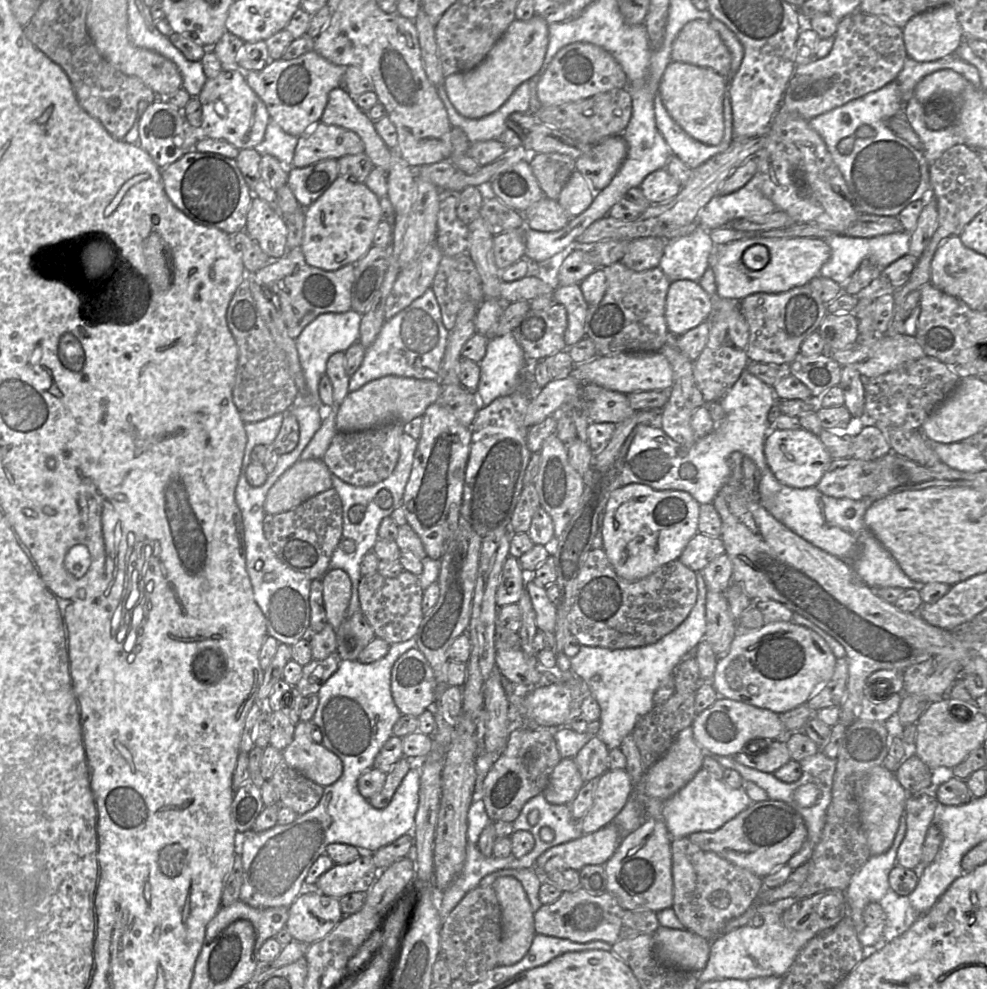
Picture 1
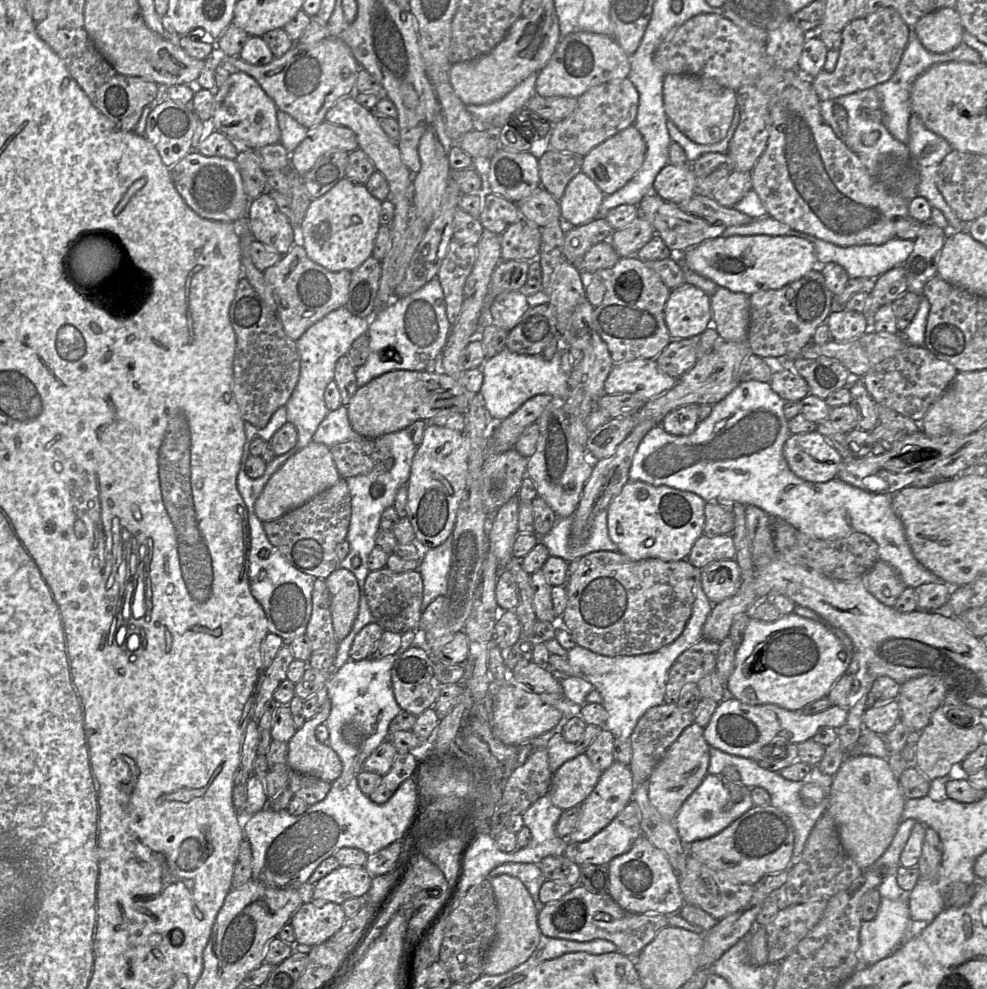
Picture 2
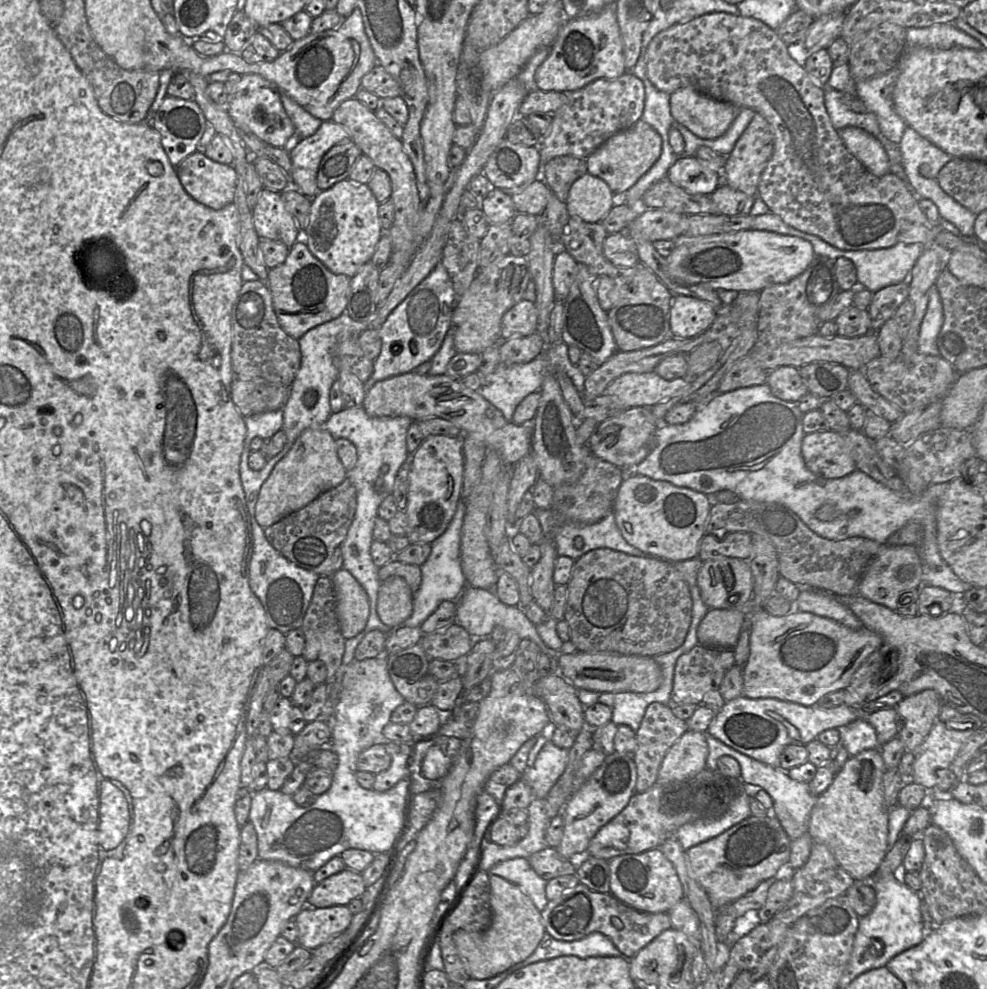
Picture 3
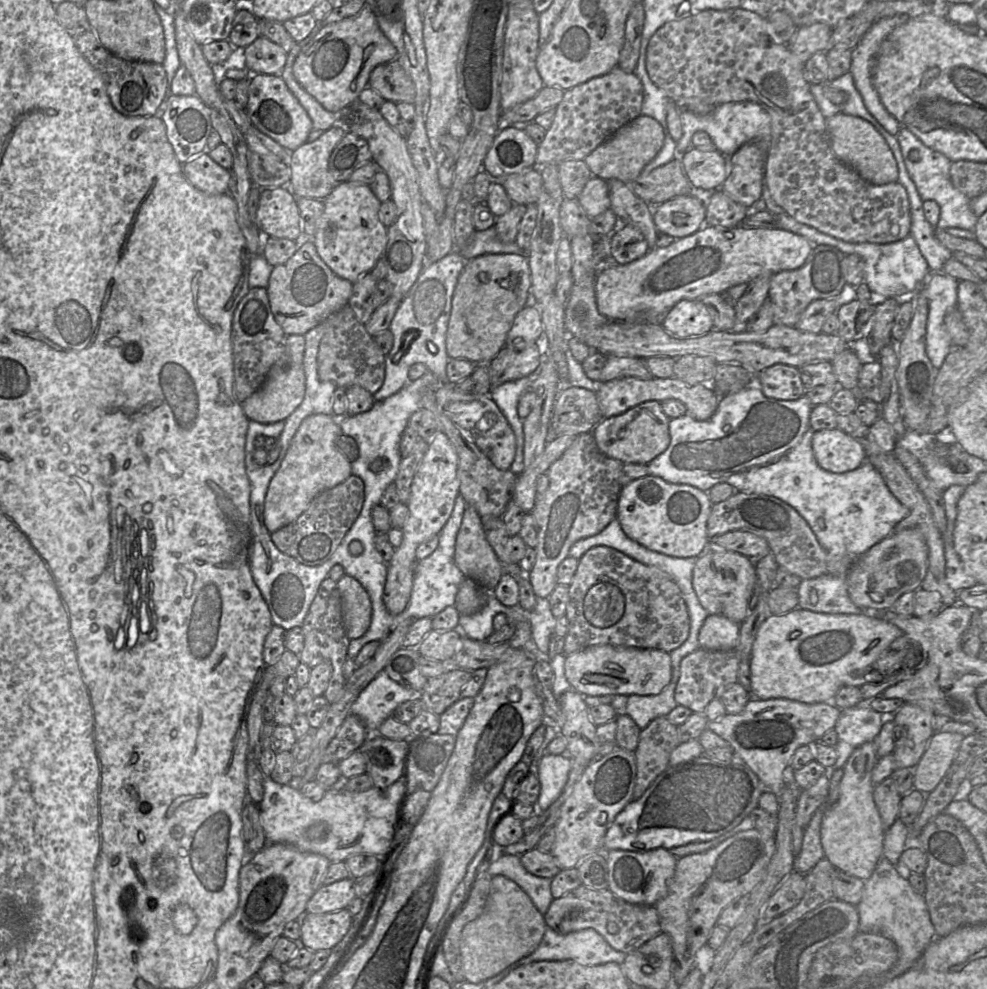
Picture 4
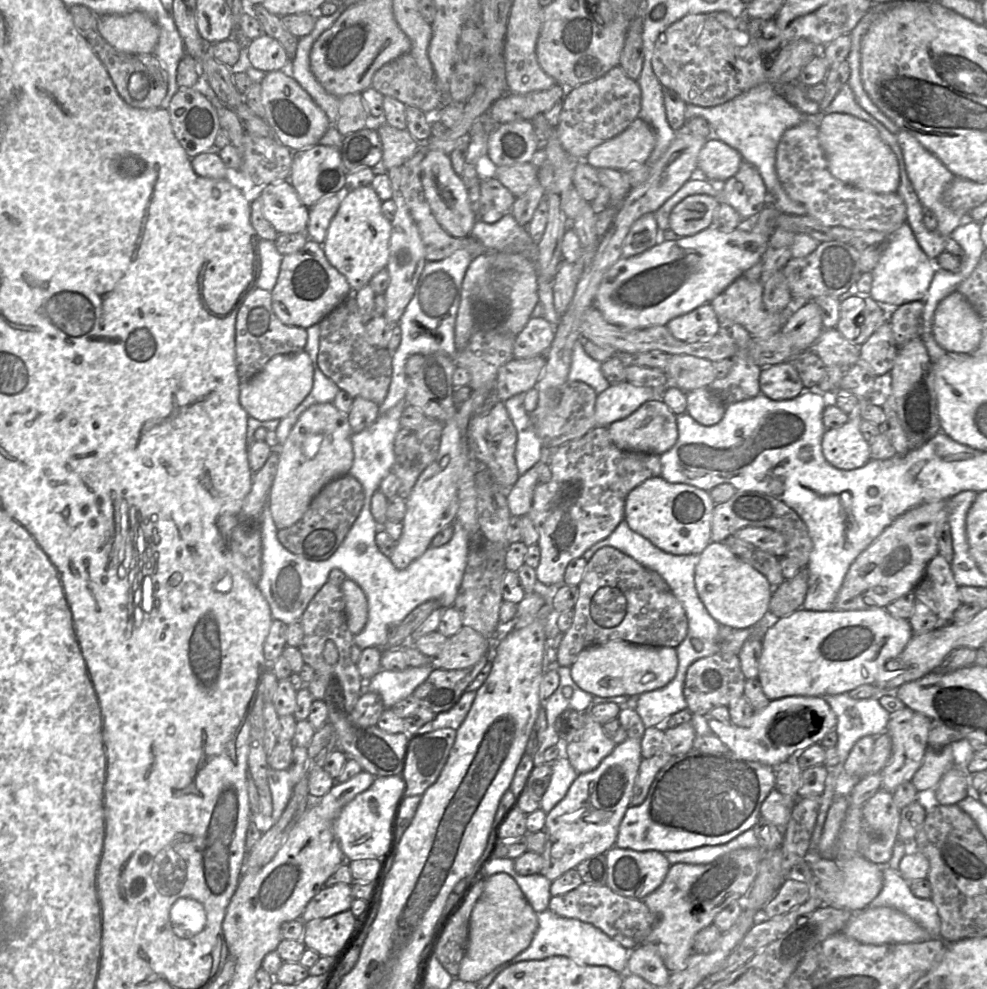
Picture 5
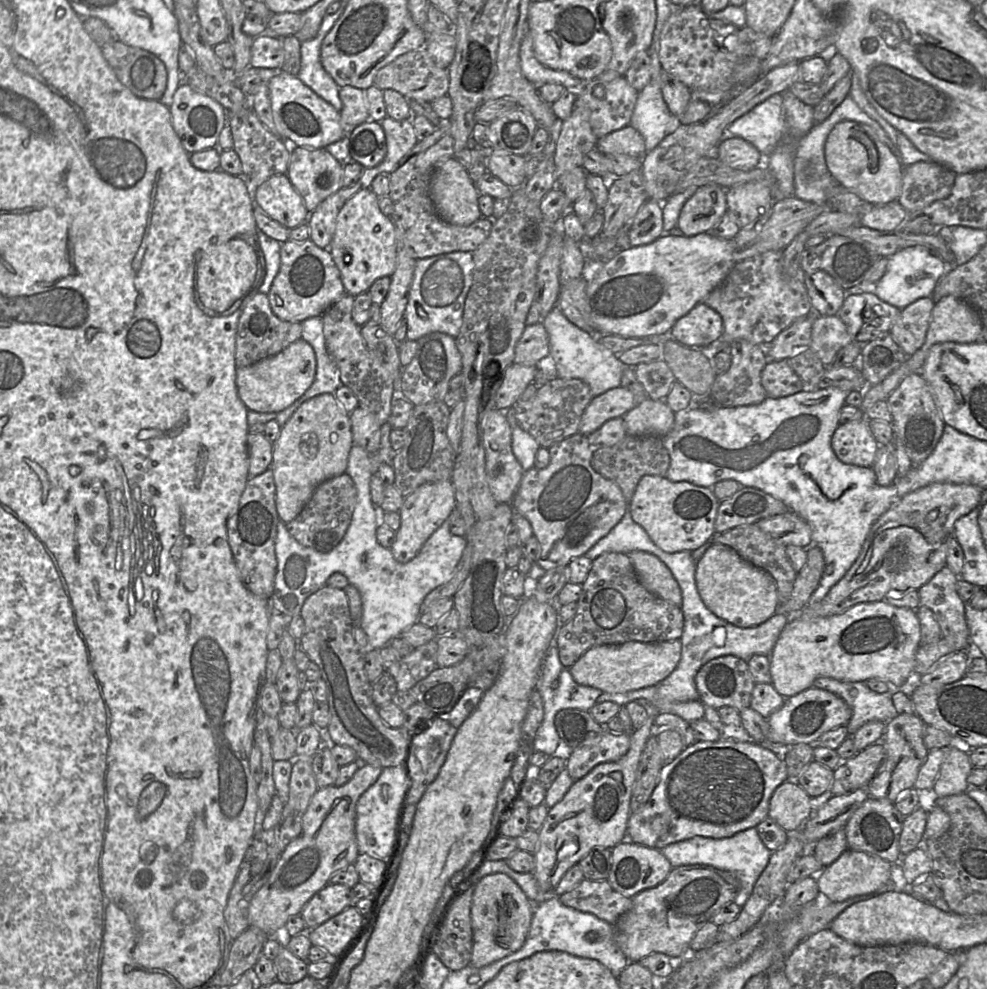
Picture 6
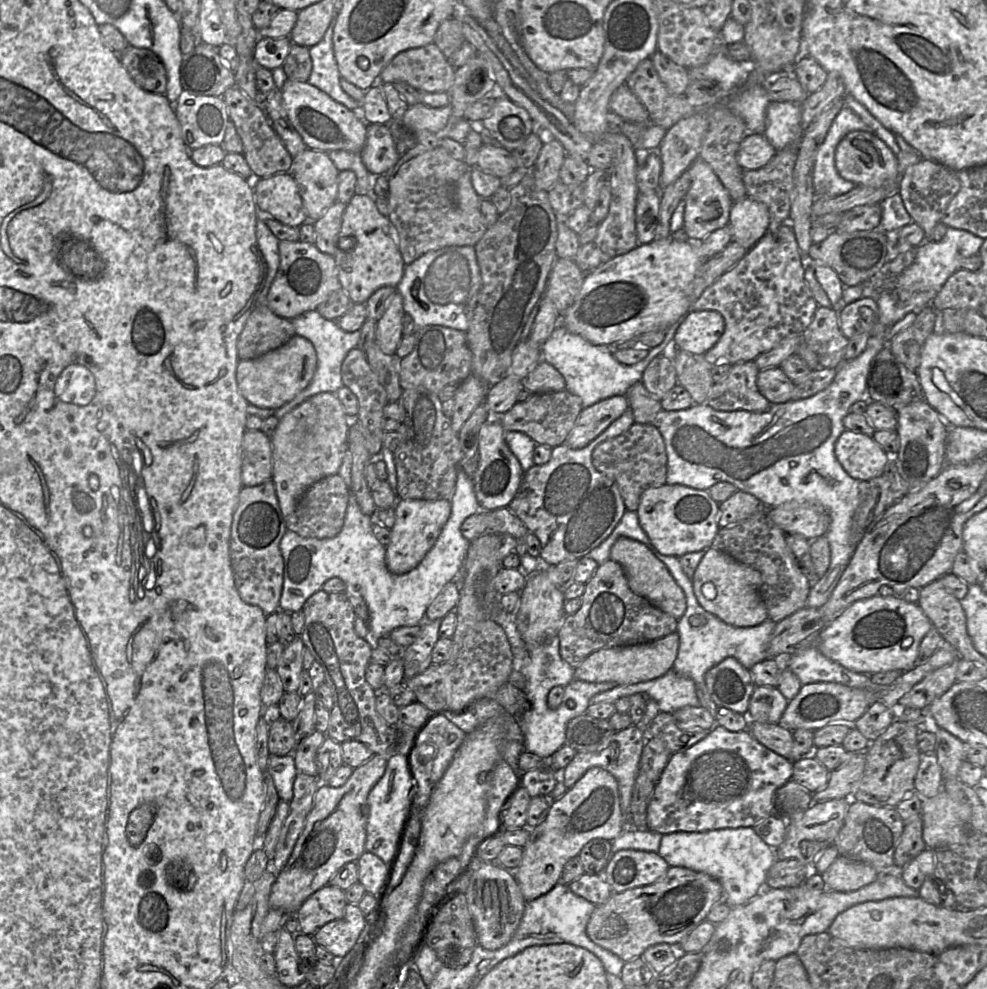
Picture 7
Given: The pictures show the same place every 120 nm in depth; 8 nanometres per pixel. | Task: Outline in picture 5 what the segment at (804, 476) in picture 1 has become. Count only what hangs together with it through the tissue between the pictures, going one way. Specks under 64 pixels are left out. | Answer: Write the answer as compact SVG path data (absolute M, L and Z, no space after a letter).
M858 404L844 425L826 429L822 438L822 452L829 464L838 469L853 470L871 459L869 442L859 429L861 420Z

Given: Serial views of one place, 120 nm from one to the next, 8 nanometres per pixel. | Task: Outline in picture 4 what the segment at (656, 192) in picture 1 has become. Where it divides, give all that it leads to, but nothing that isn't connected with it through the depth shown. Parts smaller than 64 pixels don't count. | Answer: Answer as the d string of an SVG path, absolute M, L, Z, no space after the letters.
M691 147L680 155L680 162L693 189L704 194L720 189L728 177L729 157L717 149L705 151Z

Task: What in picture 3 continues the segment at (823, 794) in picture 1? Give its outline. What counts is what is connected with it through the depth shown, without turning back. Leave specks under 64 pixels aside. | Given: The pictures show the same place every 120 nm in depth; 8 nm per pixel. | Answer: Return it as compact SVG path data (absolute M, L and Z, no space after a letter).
M707 732L705 733L708 745L706 768L710 770L718 770L718 758L724 755L733 757L740 765L740 779L743 783L760 787L771 796L773 800L771 813L779 820L790 840L793 841L802 836L805 832L808 832L810 814L818 798L811 793L808 783L801 783L793 780L788 776L787 771L784 771L779 767L774 768L768 764L755 760L754 758L727 746L720 740L714 738L710 734L707 734Z

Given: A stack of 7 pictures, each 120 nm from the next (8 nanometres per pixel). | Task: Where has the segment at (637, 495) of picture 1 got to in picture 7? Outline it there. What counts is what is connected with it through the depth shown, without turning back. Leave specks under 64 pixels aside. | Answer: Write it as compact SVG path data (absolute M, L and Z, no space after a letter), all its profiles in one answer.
M664 484L646 489L636 511L639 523L654 547L663 555L681 556L712 547L720 527L718 525L719 503L714 501L707 490L698 490L684 485Z

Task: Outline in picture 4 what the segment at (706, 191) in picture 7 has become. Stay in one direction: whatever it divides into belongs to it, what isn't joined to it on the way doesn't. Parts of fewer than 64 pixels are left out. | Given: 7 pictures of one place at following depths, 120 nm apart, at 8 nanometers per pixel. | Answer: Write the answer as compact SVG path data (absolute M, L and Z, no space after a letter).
M683 195L653 207L653 221L658 233L675 239L699 231L706 221L706 199Z

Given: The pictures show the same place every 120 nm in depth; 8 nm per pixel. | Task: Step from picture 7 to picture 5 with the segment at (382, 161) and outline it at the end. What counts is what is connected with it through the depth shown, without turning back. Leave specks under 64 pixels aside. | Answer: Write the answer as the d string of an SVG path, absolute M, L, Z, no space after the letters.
M369 126L344 136L339 152L346 172L378 167L382 159L382 142L377 128Z

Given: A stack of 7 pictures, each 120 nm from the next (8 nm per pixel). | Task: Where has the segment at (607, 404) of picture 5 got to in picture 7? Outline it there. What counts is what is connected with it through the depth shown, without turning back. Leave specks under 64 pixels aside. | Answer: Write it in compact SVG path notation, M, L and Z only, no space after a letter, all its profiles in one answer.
M615 395L583 408L565 444L572 449L584 448L628 409L625 395Z

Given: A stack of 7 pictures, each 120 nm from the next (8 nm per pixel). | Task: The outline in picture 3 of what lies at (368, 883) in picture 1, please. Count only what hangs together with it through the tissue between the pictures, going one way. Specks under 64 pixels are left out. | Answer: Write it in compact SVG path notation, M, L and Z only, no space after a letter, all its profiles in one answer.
M344 869L315 884L307 900L307 906L311 908L347 906L351 900L360 898L366 888L361 873Z

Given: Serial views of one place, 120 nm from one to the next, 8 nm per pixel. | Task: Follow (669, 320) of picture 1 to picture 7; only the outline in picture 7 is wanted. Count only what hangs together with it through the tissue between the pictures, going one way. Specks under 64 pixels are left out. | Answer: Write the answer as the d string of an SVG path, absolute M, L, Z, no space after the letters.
M712 310L689 311L674 336L674 348L704 355L719 341L725 330L725 321Z

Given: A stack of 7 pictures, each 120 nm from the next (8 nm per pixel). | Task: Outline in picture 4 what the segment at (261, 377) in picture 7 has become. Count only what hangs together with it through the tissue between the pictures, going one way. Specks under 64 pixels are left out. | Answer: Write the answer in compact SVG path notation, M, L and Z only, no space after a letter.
M274 365L266 381L242 404L249 420L263 424L285 421L302 403L306 378L302 366Z

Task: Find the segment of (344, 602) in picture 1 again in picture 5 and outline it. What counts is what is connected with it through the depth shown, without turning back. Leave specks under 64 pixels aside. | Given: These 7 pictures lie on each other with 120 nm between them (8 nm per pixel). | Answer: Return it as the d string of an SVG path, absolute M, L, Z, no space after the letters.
M346 578L340 586L345 598L347 625L355 636L365 627L368 619L368 602L362 588L353 580Z

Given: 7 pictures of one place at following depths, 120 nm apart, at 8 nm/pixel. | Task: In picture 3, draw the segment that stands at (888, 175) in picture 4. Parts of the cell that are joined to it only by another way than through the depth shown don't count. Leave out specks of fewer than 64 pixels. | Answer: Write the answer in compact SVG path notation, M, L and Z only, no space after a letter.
M853 126L837 131L848 151L875 176L890 172L889 158L879 140L865 130Z

